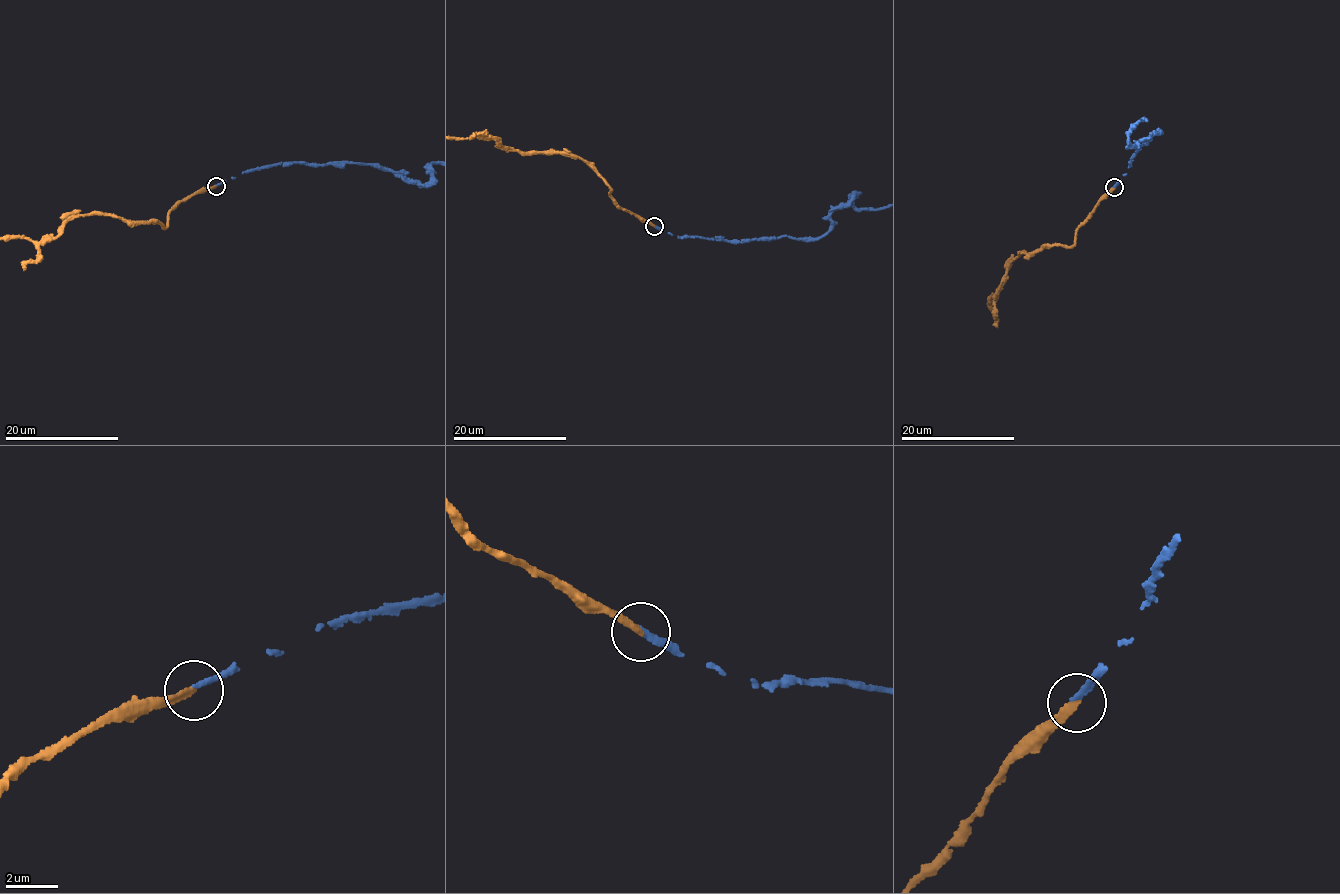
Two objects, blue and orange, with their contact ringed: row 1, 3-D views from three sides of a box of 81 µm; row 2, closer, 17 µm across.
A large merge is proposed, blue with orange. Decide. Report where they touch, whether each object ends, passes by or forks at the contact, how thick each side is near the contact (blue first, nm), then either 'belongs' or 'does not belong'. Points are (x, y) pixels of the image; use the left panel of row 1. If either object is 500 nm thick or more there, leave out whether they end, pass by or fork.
(216, 186) | blue ends | orange ends | 240/240 nm | belongs

